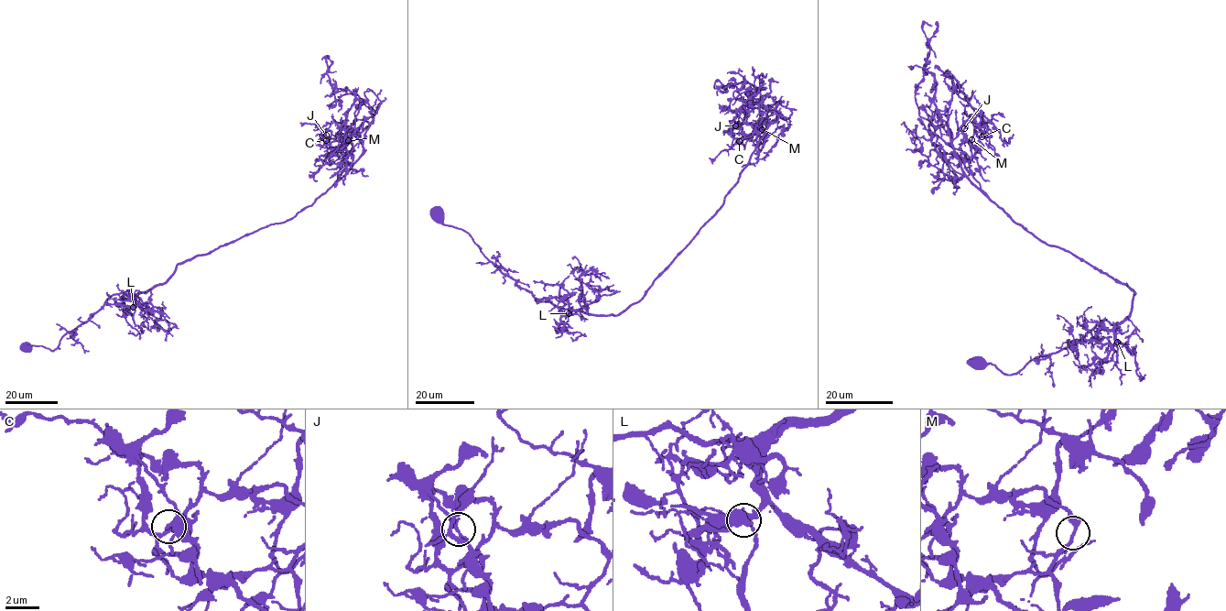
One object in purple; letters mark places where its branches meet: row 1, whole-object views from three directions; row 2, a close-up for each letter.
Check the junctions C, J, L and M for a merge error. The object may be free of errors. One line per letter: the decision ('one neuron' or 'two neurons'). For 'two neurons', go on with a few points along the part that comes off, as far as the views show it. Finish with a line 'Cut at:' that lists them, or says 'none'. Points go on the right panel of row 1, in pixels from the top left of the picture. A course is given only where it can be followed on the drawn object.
C: one neuron
J: two neurons; course (963, 128), (983, 134), (972, 136), (971, 157), (944, 160), (932, 133), (935, 148), (921, 153), (916, 125)
L: one neuron
M: one neuron
Cut at: J

